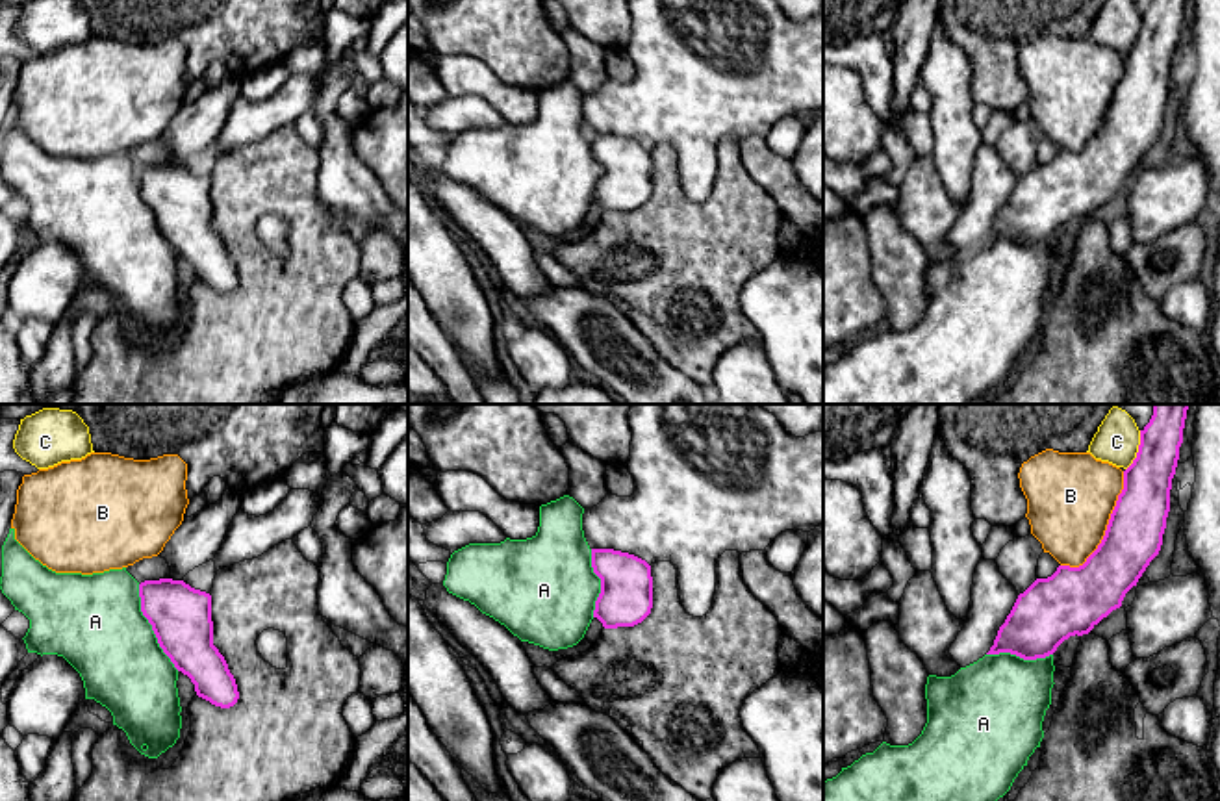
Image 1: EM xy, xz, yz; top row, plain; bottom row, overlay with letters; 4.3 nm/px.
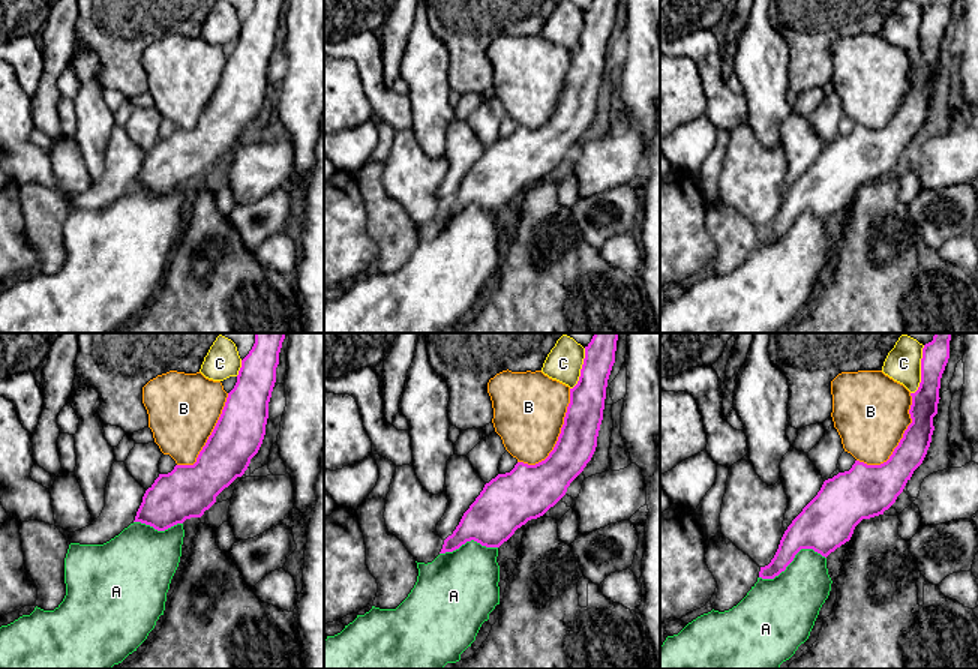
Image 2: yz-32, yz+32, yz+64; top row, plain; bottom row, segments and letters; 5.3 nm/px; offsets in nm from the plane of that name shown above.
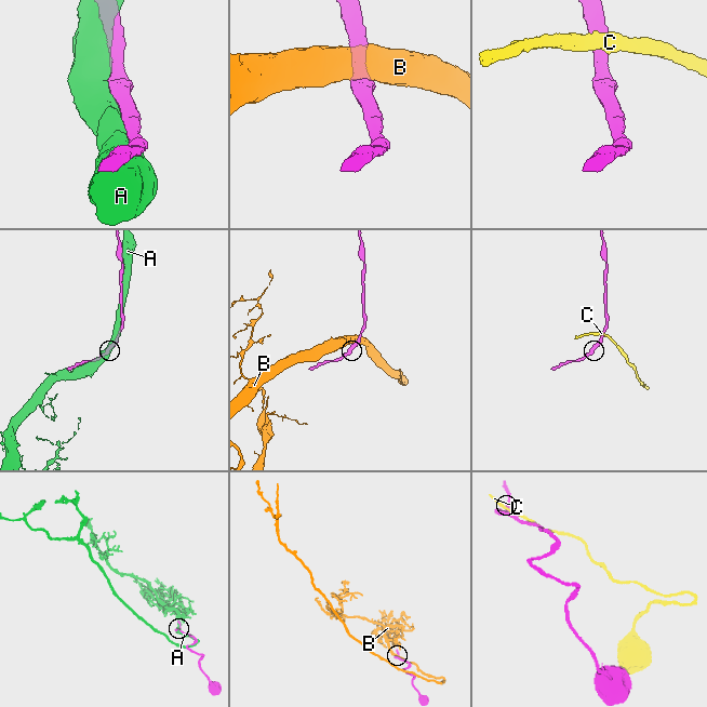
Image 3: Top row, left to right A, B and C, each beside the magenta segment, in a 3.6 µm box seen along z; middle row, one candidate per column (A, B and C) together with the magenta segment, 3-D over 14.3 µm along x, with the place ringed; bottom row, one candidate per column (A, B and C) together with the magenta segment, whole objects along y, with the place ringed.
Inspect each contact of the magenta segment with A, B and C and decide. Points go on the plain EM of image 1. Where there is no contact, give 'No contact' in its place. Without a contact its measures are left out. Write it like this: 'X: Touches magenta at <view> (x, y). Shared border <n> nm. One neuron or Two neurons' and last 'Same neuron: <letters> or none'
A: Touches magenta at xy (152, 212). Shared border 420 nm. One neuron
B: Touches magenta at yz (1107, 114). Shared border 500 nm. Two neurons
C: Touches magenta at yz (1139, 36). Shared border 190 nm. Two neurons
Same neuron: A

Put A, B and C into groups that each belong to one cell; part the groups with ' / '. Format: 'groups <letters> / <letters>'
groups A / B C

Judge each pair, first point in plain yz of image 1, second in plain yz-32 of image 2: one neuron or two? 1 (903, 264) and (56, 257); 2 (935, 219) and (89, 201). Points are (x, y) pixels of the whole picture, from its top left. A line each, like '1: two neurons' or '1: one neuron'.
1: one neuron
2: two neurons

